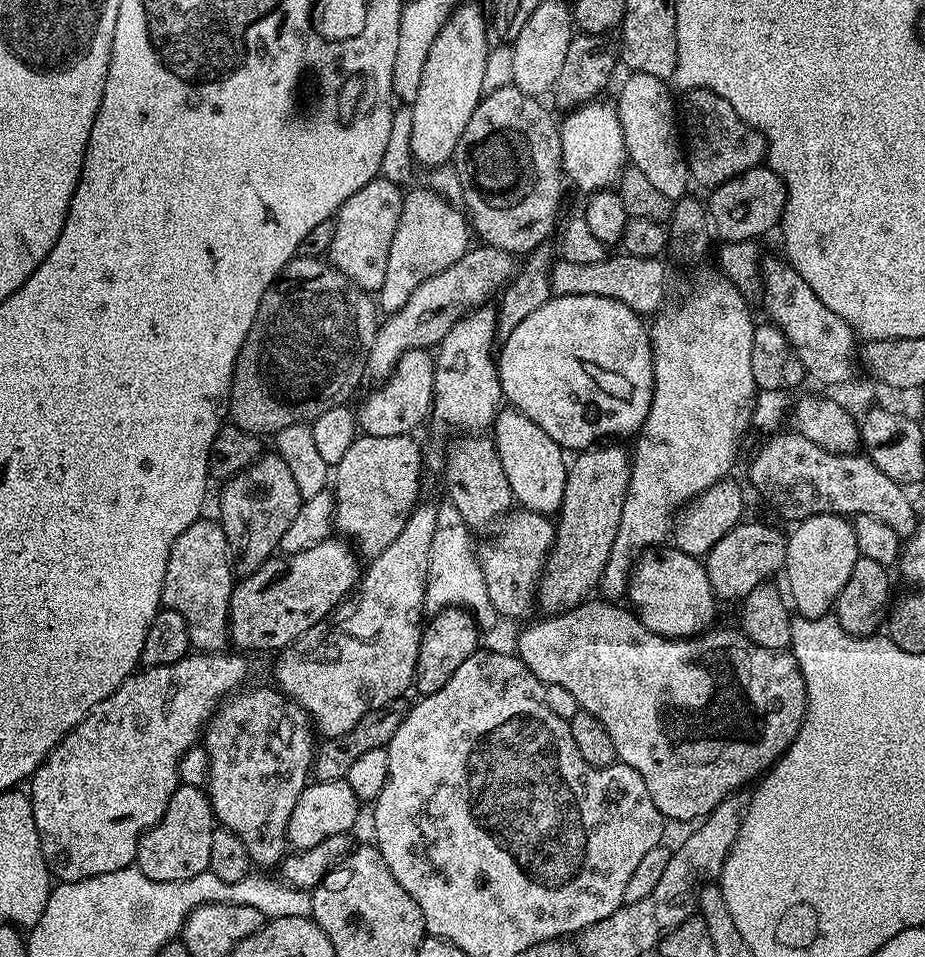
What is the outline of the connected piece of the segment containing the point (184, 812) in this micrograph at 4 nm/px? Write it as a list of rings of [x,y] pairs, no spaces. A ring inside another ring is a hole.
[[[181,783],[170,798],[162,818],[155,828],[148,829],[136,847],[135,866],[154,882],[178,882],[208,871],[210,845],[217,821],[212,815],[212,803],[203,787]]]

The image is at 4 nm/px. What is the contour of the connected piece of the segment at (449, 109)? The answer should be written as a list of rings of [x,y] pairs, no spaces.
[[[460,2],[460,3],[457,3],[455,10],[451,14],[449,14],[447,22],[445,22],[445,24],[442,26],[442,30],[438,34],[438,38],[434,38],[434,46],[430,46],[430,54],[426,54],[426,66],[422,70],[422,82],[419,83],[419,85],[418,85],[418,98],[414,98],[410,102],[410,107],[412,109],[412,117],[414,118],[414,126],[412,127],[412,137],[410,138],[410,146],[412,147],[412,159],[413,159],[413,161],[415,161],[415,163],[417,165],[420,165],[420,164],[444,164],[447,162],[447,160],[449,163],[449,161],[451,161],[453,159],[453,157],[455,157],[456,147],[458,146],[458,142],[462,138],[462,130],[466,130],[466,122],[470,122],[470,114],[474,114],[474,110],[480,104],[481,96],[485,95],[484,90],[483,90],[483,75],[485,73],[486,60],[487,60],[487,56],[488,56],[488,51],[490,49],[490,41],[488,42],[488,36],[489,36],[489,40],[490,40],[490,24],[489,24],[489,21],[486,19],[486,14],[485,14],[485,18],[484,18],[483,10],[480,9],[479,6],[476,4],[464,4],[464,2]]]

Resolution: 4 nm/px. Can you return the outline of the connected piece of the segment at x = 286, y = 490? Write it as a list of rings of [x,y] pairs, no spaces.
[[[261,455],[239,474],[223,485],[220,492],[218,523],[224,527],[226,542],[230,545],[230,559],[237,577],[248,576],[272,559],[280,547],[282,534],[298,515],[302,503],[299,488],[290,467],[277,455]]]

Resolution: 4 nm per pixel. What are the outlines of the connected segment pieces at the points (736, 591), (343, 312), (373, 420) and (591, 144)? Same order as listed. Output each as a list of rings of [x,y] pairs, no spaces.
[[[741,522],[726,534],[726,538],[718,538],[714,546],[703,557],[702,563],[710,578],[713,594],[721,601],[743,601],[759,584],[771,581],[772,575],[783,569],[788,542],[785,533],[771,528],[768,524],[748,524]]]
[[[297,255],[289,262],[287,271],[291,272],[313,272],[314,275],[309,280],[288,280],[277,283],[275,286],[268,289],[268,292],[262,298],[262,302],[258,306],[258,314],[252,323],[250,334],[246,334],[246,342],[242,342],[242,350],[236,359],[234,366],[234,374],[232,375],[232,396],[228,400],[230,409],[231,423],[237,428],[246,430],[255,434],[257,437],[271,437],[273,434],[282,431],[284,427],[291,424],[302,424],[311,422],[318,418],[318,414],[322,414],[326,410],[330,410],[339,404],[348,404],[351,401],[351,396],[355,394],[356,387],[360,384],[360,379],[365,379],[366,369],[368,367],[368,355],[374,346],[374,338],[378,327],[378,304],[375,299],[364,289],[360,288],[346,274],[342,274],[337,268],[329,266],[327,263],[322,263],[315,256]]]
[[[415,348],[394,366],[392,375],[383,381],[361,402],[358,407],[358,428],[365,436],[390,438],[415,433],[415,428],[432,411],[432,391],[434,390],[434,370],[436,362],[433,353],[427,348]]]
[[[597,98],[569,111],[565,120],[559,121],[560,145],[562,146],[563,175],[583,194],[595,194],[608,190],[619,181],[626,167],[628,151],[622,138],[622,126],[618,122],[615,103],[603,104]]]

